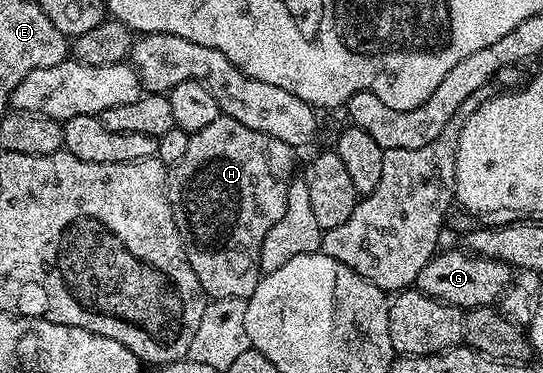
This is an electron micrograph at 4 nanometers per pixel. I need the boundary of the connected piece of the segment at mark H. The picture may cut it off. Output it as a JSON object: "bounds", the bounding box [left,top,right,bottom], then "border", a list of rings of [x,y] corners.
{"bounds":[167,115,297,299],"border":[[[220,115],[213,119],[213,123],[209,123],[209,127],[201,127],[201,131],[191,134],[185,155],[181,155],[178,163],[170,166],[167,194],[173,219],[183,240],[189,267],[193,267],[193,275],[197,275],[208,298],[246,299],[253,295],[261,276],[261,243],[265,243],[269,227],[273,227],[273,223],[285,215],[289,187],[297,177],[295,153],[296,146],[281,143],[281,139],[273,139],[273,135],[253,131],[253,127],[237,123],[237,119]]]}

